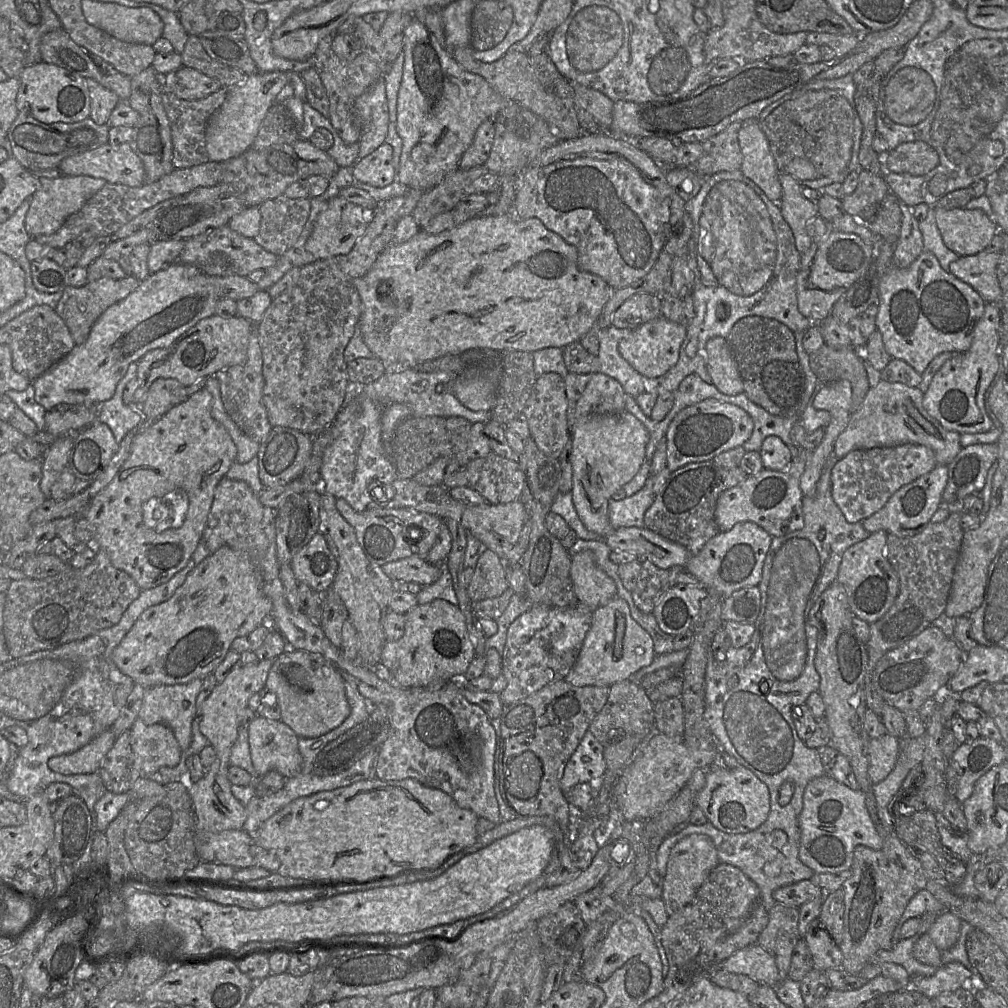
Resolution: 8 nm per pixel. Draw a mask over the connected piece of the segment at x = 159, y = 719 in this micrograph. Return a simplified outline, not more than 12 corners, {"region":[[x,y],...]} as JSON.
{"region":[[202,679],[146,688],[138,718],[192,741]]}

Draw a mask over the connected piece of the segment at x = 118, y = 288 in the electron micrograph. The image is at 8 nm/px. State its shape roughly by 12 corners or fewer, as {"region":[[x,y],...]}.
{"region":[[101,278],[65,286],[54,310],[75,344],[140,281]]}

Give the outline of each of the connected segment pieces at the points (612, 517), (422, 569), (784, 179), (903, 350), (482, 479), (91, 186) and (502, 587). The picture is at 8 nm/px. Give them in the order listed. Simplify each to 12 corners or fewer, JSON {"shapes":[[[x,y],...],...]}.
{"shapes":[[[645,486],[608,501],[613,529],[645,527],[656,494]],[[411,556],[384,564],[394,582],[427,586],[443,567],[425,557]],[[780,172],[781,214],[797,250],[812,244],[807,226],[817,205],[802,195],[803,186]],[[924,250],[880,279],[886,352],[921,375],[985,304]],[[491,451],[466,465],[468,486],[490,504],[520,499],[518,462]],[[39,180],[25,218],[33,239],[58,231],[106,181]],[[486,549],[467,587],[472,601],[509,587],[498,555]]]}

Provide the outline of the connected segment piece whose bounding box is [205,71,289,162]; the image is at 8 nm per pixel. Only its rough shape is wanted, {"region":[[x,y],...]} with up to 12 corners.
{"region":[[257,72],[226,89],[209,118],[212,162],[251,147],[287,72]]}

